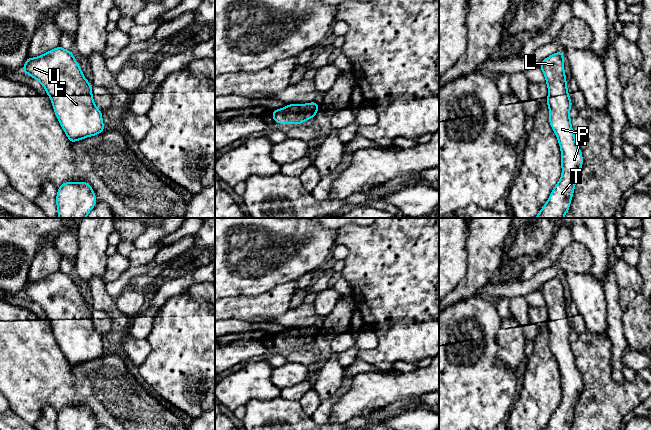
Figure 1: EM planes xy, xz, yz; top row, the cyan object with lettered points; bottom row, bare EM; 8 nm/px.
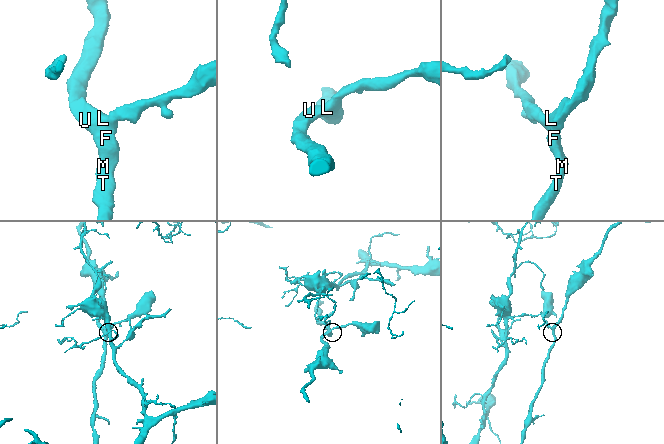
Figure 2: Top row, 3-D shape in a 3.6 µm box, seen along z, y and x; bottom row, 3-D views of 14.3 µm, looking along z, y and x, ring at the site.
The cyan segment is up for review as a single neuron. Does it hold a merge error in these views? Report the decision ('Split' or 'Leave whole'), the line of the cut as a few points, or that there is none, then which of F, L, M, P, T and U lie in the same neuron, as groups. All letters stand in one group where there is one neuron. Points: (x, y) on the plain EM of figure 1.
Leave whole. No split. Groups: F L M P T U

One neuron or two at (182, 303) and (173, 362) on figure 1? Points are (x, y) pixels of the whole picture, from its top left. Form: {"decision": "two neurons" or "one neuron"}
{"decision": "one neuron"}

